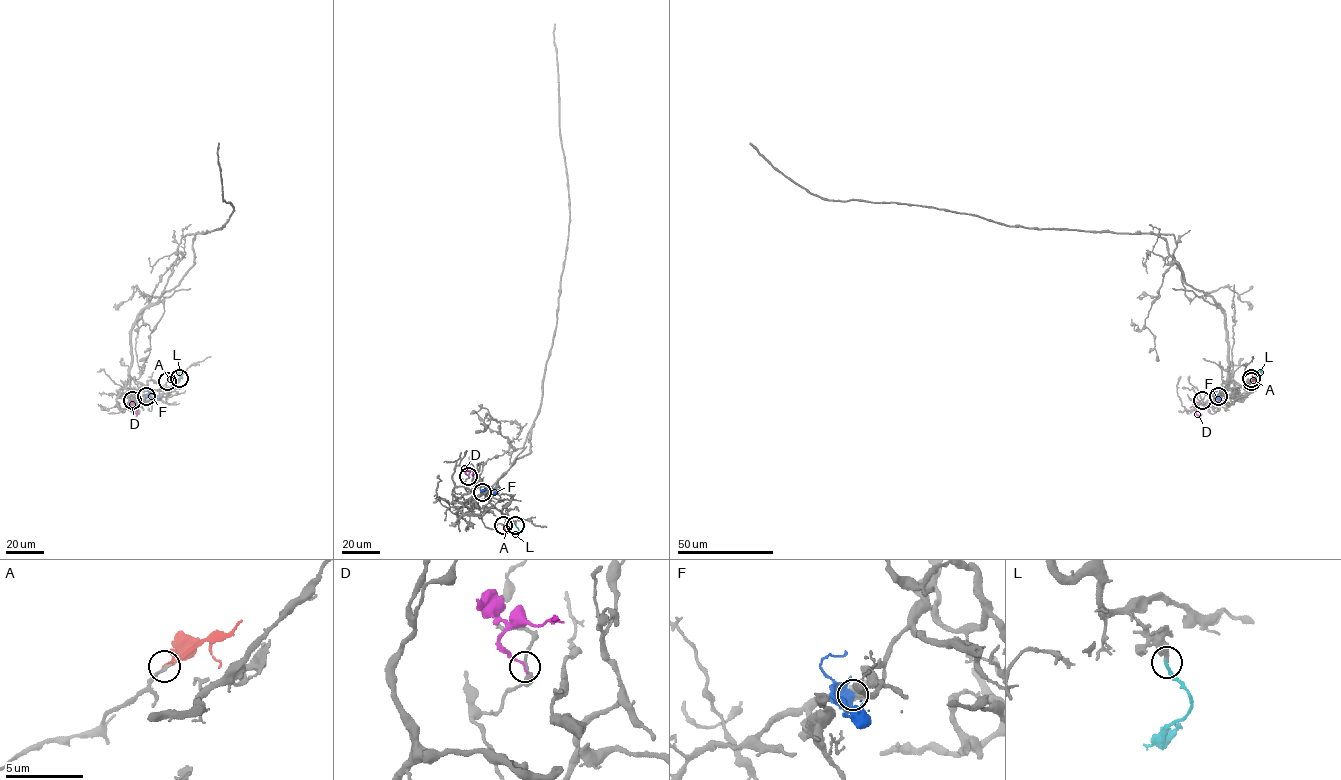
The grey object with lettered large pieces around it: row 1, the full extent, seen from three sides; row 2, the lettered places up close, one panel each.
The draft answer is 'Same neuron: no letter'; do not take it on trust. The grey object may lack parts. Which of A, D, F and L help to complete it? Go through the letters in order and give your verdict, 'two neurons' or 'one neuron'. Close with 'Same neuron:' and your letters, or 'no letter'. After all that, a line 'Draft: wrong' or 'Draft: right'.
A: two neurons
D: two neurons
F: two neurons
L: two neurons
Same neuron: no letter
Draft: right

